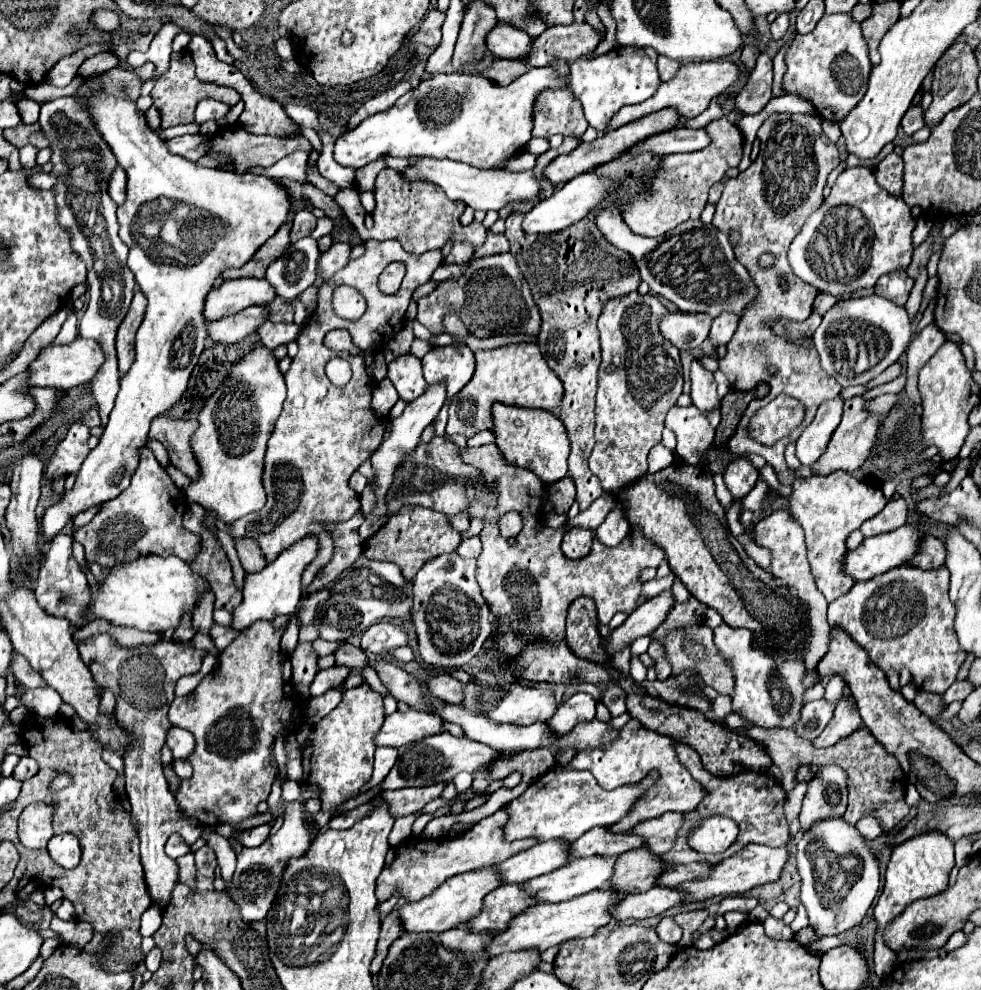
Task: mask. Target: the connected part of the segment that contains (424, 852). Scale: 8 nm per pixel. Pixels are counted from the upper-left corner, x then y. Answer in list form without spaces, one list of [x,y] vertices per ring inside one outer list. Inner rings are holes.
[[[500,808],[492,816],[480,820],[474,824],[464,836],[458,838],[446,838],[446,840],[424,840],[424,838],[410,838],[404,840],[398,848],[390,848],[386,856],[386,866],[378,878],[376,896],[380,902],[388,900],[394,892],[400,892],[408,902],[416,902],[428,894],[432,894],[442,882],[448,878],[470,872],[482,866],[492,866],[508,860],[508,856],[514,856],[526,848],[532,848],[538,840],[536,838],[524,838],[508,842],[504,838],[504,826],[508,822],[506,808]]]

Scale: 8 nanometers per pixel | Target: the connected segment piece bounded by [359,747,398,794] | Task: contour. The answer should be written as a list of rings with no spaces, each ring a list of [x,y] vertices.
[[[377,747],[374,755],[372,778],[361,788],[359,794],[375,787],[387,776],[398,759],[398,750],[392,747]]]

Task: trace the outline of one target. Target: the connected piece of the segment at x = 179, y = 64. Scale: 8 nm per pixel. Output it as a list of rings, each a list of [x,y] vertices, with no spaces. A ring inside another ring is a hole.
[[[188,50],[184,52],[174,52],[170,56],[170,68],[156,80],[154,90],[152,90],[152,100],[154,106],[158,108],[161,116],[160,128],[169,128],[179,124],[189,124],[193,122],[196,104],[204,98],[212,98],[218,102],[232,102],[236,104],[240,100],[240,94],[234,88],[220,86],[220,84],[210,84],[210,82],[200,82],[194,74],[194,62]]]

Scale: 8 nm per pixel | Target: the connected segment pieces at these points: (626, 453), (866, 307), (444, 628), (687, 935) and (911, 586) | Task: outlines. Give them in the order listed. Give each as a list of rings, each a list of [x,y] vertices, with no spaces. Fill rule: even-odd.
[[[626,294],[614,300],[608,300],[602,308],[598,328],[600,328],[600,346],[602,346],[602,364],[598,370],[598,394],[596,394],[596,444],[590,454],[590,470],[598,476],[602,488],[610,494],[626,484],[626,480],[636,480],[648,470],[648,452],[662,438],[664,416],[682,394],[682,364],[678,348],[668,342],[668,348],[658,348],[664,344],[660,332],[660,320],[666,316],[664,304],[652,296]]]
[[[866,296],[866,298],[854,298],[854,300],[846,300],[846,302],[840,302],[840,304],[832,306],[832,308],[824,314],[822,324],[818,326],[818,330],[814,332],[814,344],[816,344],[816,350],[818,350],[818,354],[820,354],[822,368],[824,368],[830,376],[834,376],[834,378],[838,380],[838,384],[842,384],[842,386],[854,386],[854,384],[868,384],[872,378],[876,378],[880,372],[884,372],[890,364],[894,364],[894,362],[902,356],[902,352],[908,348],[910,336],[912,336],[910,320],[908,320],[908,314],[906,314],[904,306],[896,306],[894,302],[884,300],[884,298],[880,298],[880,296]],[[844,320],[862,320],[862,322],[868,322],[868,324],[880,328],[882,334],[884,334],[884,338],[888,340],[888,352],[886,352],[886,356],[884,356],[876,366],[872,366],[870,370],[866,370],[864,374],[854,376],[854,378],[844,378],[842,374],[838,374],[838,372],[834,370],[834,362],[832,362],[832,356],[830,356],[830,348],[826,346],[826,334],[828,334],[830,326],[832,326],[834,322],[844,322]]]
[[[452,552],[452,554],[440,554],[440,556],[424,562],[424,566],[414,576],[414,580],[412,580],[412,622],[414,622],[416,634],[418,634],[418,644],[420,644],[418,650],[426,664],[432,664],[432,666],[438,666],[444,670],[450,670],[456,666],[460,668],[460,666],[468,664],[480,652],[484,640],[490,636],[490,632],[492,632],[490,608],[488,608],[486,600],[482,598],[474,572],[476,572],[474,560],[460,558],[456,552]]]
[[[692,910],[692,912],[682,912],[674,916],[674,922],[684,930],[682,940],[678,942],[680,948],[692,946],[692,934],[704,924],[706,918],[708,918],[708,910]]]
[[[902,566],[894,568],[886,574],[880,574],[866,582],[856,582],[854,588],[836,598],[828,606],[828,622],[844,628],[870,656],[870,660],[880,666],[882,670],[888,668],[908,668],[914,682],[920,690],[942,694],[946,692],[958,676],[958,670],[964,662],[964,652],[956,644],[956,632],[952,628],[952,616],[954,608],[948,600],[948,570],[938,568],[936,572],[924,572],[916,566]]]

